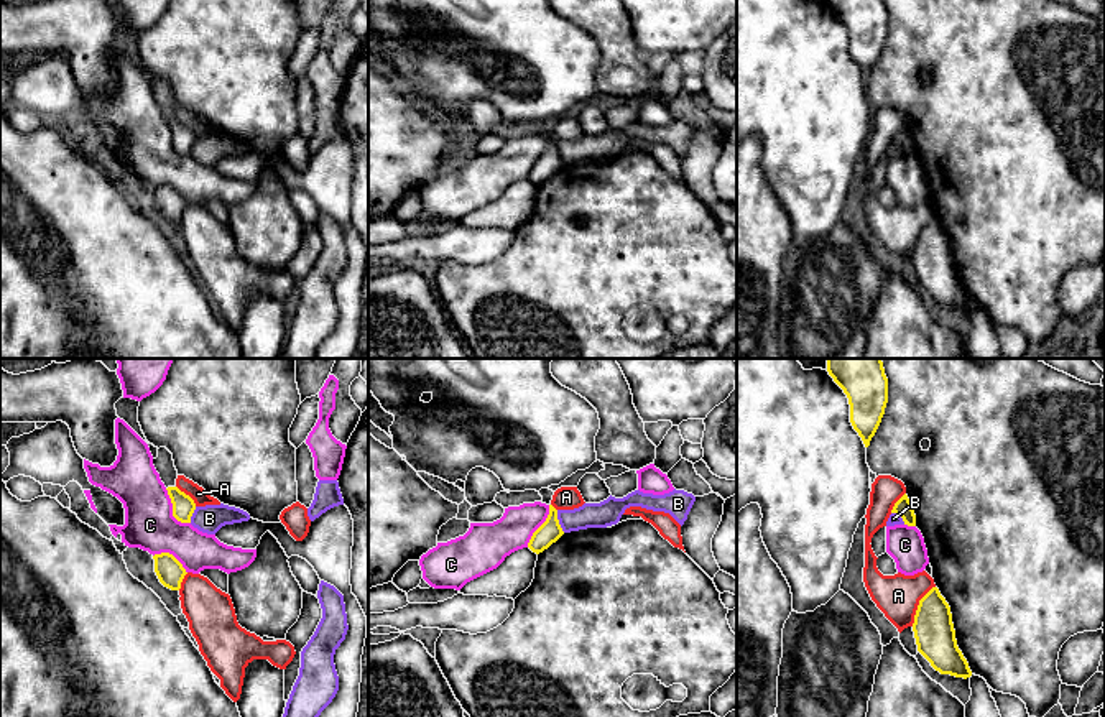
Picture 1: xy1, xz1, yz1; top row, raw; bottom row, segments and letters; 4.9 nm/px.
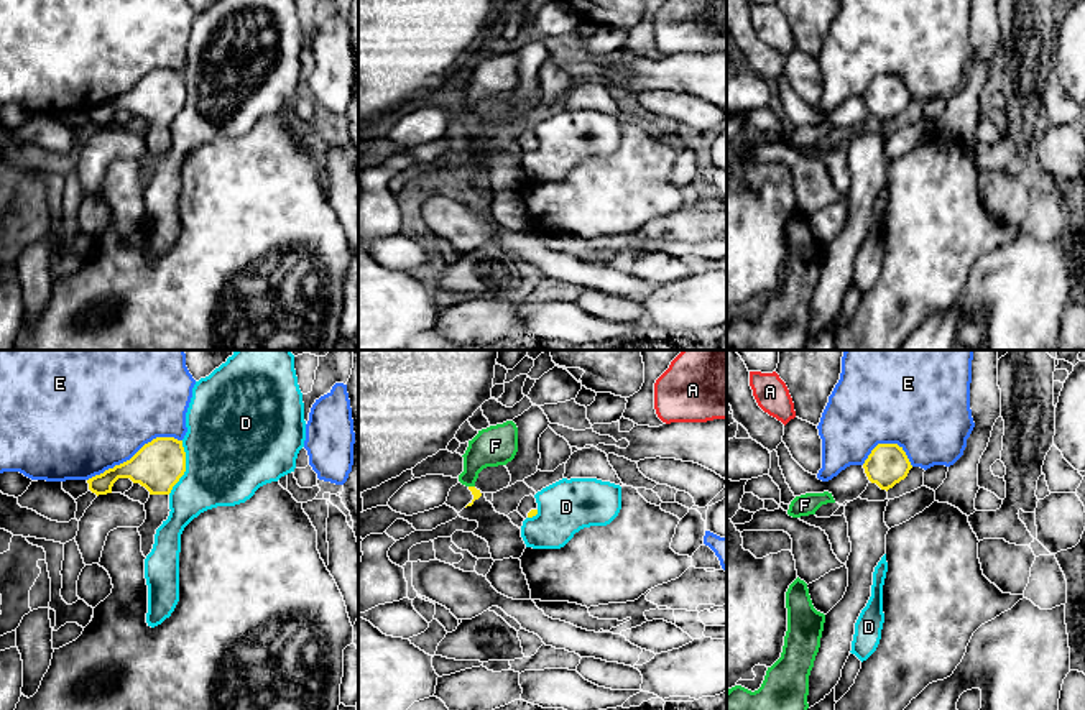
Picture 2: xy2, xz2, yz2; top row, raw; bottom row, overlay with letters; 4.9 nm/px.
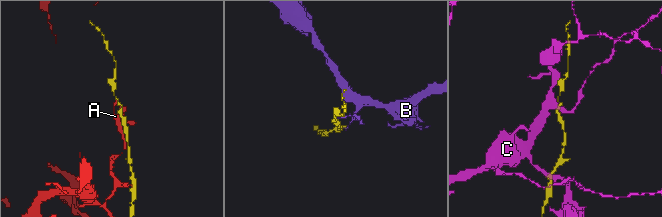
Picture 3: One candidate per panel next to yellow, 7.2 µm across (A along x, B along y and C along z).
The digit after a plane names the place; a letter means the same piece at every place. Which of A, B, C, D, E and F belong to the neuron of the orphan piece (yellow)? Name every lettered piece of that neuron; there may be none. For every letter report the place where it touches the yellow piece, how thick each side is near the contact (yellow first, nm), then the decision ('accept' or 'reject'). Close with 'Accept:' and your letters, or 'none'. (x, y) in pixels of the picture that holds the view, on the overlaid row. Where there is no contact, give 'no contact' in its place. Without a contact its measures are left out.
A: meets yellow in yz1 at (918, 605); 200 nm thick on the yellow side, 220 nm on the other; reject
B: meets yellow in xz1 at (558, 522); 110 nm thick on the yellow side, 130 nm on the other; reject
C: meets yellow in xy1 at (173, 510); 110 nm thick on the yellow side, 240 nm on the other; reject
D: meets yellow in xy2 at (184, 467); 240 nm thick on the yellow side, 460 nm on the other; reject
E: meets yellow in xy2 at (135, 454); 240 nm thick on the yellow side, 500 nm on the other; reject
F: meets yellow in xz2 at (472, 487); 40 nm thick on the yellow side, 190 nm on the other; reject
Accept: none

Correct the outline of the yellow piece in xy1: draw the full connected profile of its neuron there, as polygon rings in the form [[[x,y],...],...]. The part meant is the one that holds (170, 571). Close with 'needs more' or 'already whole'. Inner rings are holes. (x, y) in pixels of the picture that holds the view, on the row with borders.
[[[169,553],[155,554],[153,559],[160,582],[171,590],[179,590],[187,574],[183,564]]]; already whole

